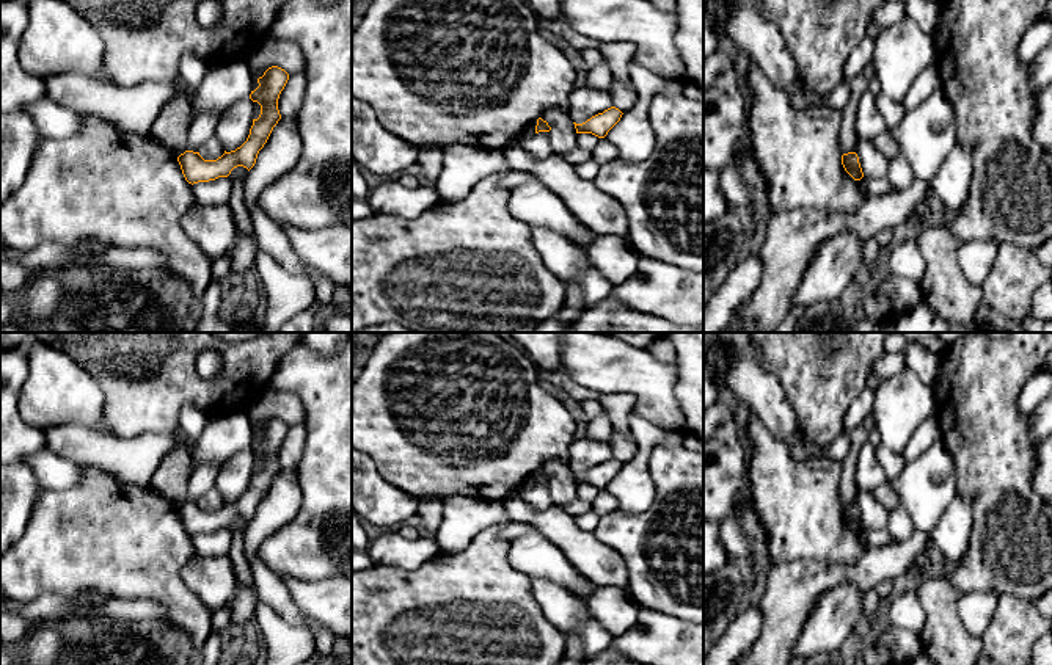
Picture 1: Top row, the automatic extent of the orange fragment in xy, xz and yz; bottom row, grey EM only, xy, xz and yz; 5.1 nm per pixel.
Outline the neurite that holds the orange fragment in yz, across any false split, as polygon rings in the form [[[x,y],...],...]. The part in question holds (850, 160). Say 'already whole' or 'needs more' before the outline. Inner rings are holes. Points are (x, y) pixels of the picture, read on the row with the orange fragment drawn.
already whole | [[[848,152],[842,155],[842,165],[845,168],[845,171],[854,179],[854,180],[860,180],[864,177],[860,163],[859,163],[859,157],[856,152]]]

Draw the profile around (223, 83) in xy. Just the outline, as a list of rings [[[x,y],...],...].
[[[228,60],[210,64],[203,82],[190,91],[193,116],[220,114],[237,99],[253,91],[253,75],[245,60]]]

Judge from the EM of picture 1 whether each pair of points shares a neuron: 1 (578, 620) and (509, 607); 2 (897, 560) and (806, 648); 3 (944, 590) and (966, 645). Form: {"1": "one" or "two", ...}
{"1": "two", "2": "two", "3": "one"}

